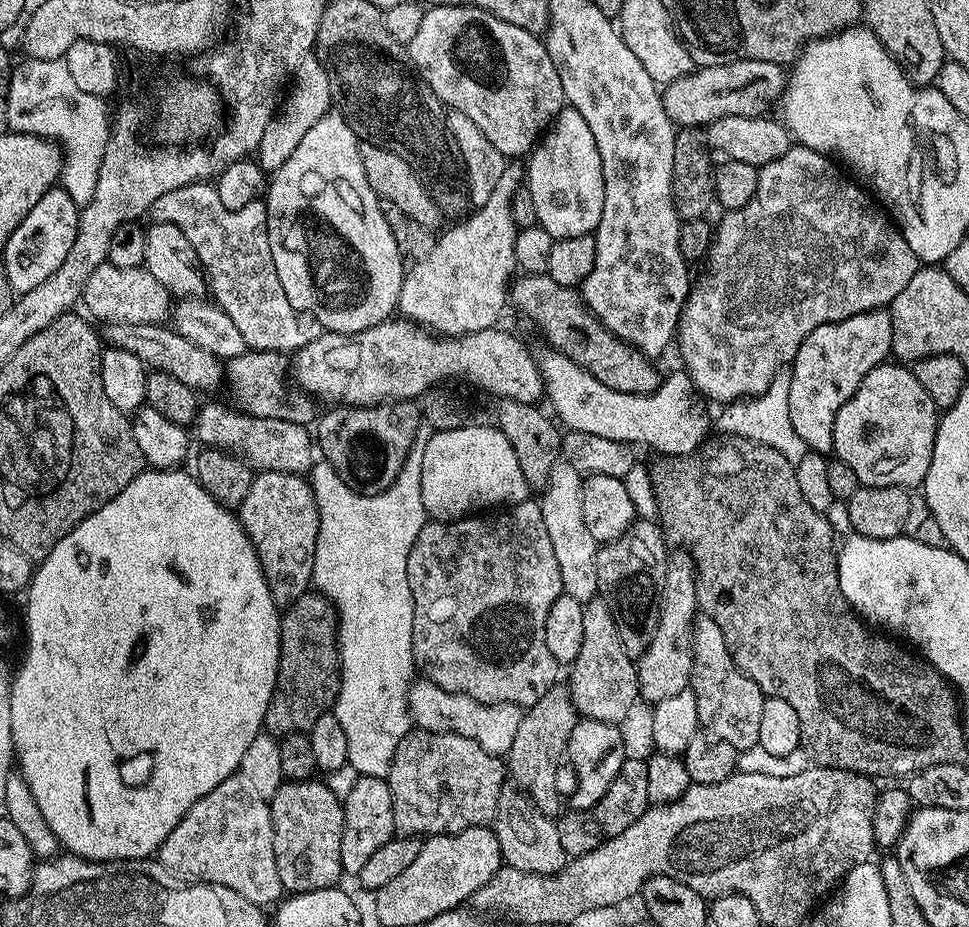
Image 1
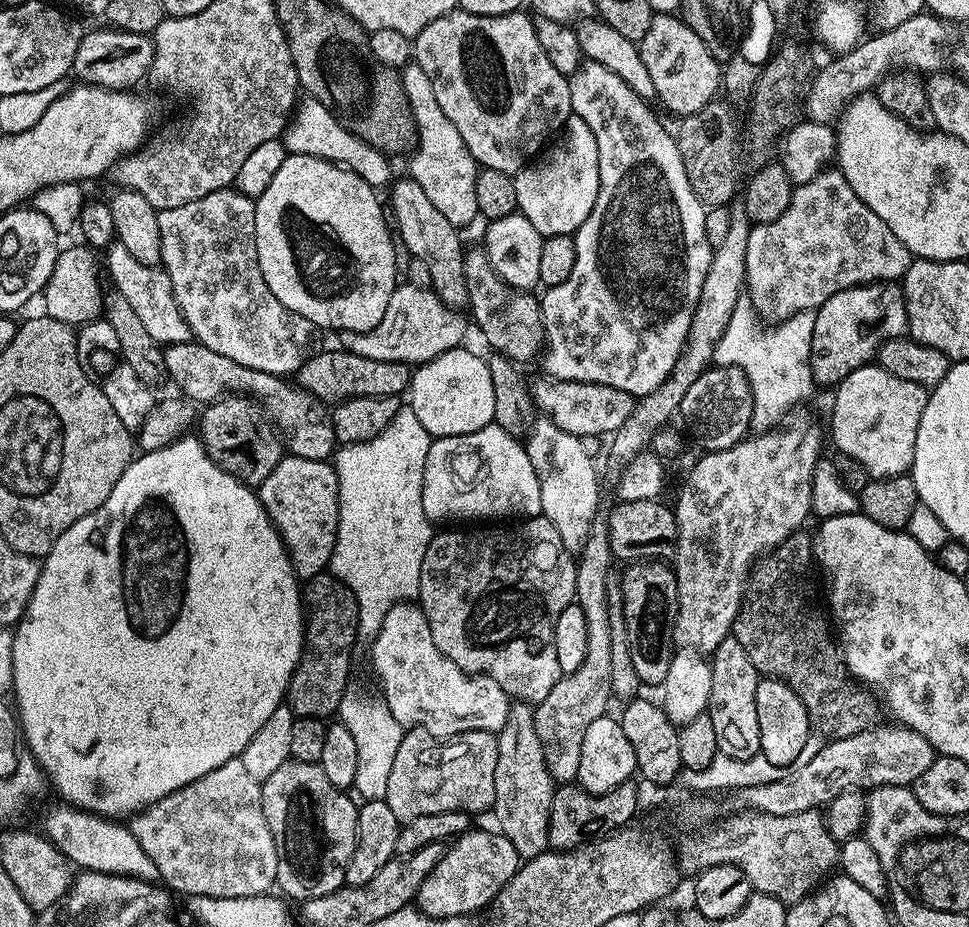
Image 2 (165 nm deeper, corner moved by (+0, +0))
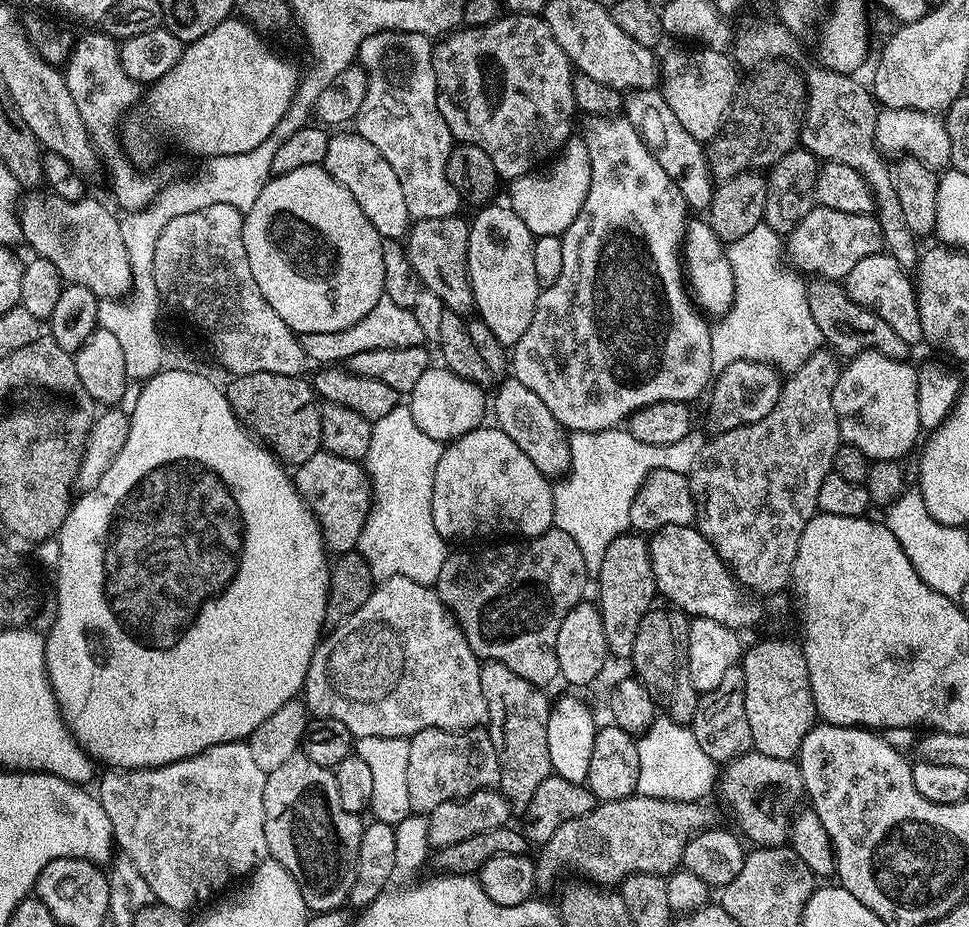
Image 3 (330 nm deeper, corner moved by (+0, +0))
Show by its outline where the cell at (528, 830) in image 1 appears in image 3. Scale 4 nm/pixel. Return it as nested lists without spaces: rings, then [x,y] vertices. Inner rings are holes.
[[[484,662],[480,666],[482,678],[482,698],[488,703],[486,731],[496,751],[496,763],[499,768],[499,792],[508,801],[512,810],[523,810],[530,806],[538,786],[553,775],[550,760],[550,747],[547,745],[547,722],[550,698],[543,687],[526,682],[510,666],[495,662]]]

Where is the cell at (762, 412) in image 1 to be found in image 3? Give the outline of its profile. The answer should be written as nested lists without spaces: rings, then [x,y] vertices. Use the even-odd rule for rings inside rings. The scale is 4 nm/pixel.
[[[768,224],[754,226],[738,242],[727,245],[728,266],[732,271],[732,301],[726,311],[719,317],[720,320],[712,328],[713,357],[724,358],[751,358],[759,364],[768,364],[784,374],[798,371],[807,360],[821,351],[824,344],[824,335],[810,312],[808,292],[798,281],[795,275],[790,276],[779,268],[776,258],[782,252],[781,233],[770,230]]]

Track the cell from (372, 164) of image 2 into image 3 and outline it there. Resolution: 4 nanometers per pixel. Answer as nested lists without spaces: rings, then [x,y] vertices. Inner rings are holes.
[[[350,130],[345,132],[348,133],[333,133],[329,137],[322,166],[350,190],[366,218],[373,223],[383,239],[401,239],[407,233],[410,217],[394,168],[366,138]]]

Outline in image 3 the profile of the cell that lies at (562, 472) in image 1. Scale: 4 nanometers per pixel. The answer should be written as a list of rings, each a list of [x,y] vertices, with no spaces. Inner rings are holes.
[[[508,378],[503,381],[504,385],[496,392],[496,420],[495,427],[500,428],[511,440],[538,466],[538,470],[546,477],[563,477],[571,469],[572,454],[568,445],[569,433],[560,425],[558,418],[550,414],[546,402],[534,394],[534,390],[526,390],[522,382],[515,378]]]

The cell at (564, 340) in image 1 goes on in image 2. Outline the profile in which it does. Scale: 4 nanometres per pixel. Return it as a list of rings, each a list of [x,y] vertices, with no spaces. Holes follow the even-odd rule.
[[[469,247],[464,254],[464,277],[466,278],[466,290],[468,291],[467,311],[470,315],[471,323],[480,327],[480,332],[484,335],[486,343],[492,347],[499,355],[505,356],[507,360],[523,362],[523,360],[532,360],[541,355],[544,346],[544,323],[540,313],[540,302],[537,297],[528,290],[517,290],[504,283],[500,277],[489,265],[488,254],[483,247]]]

